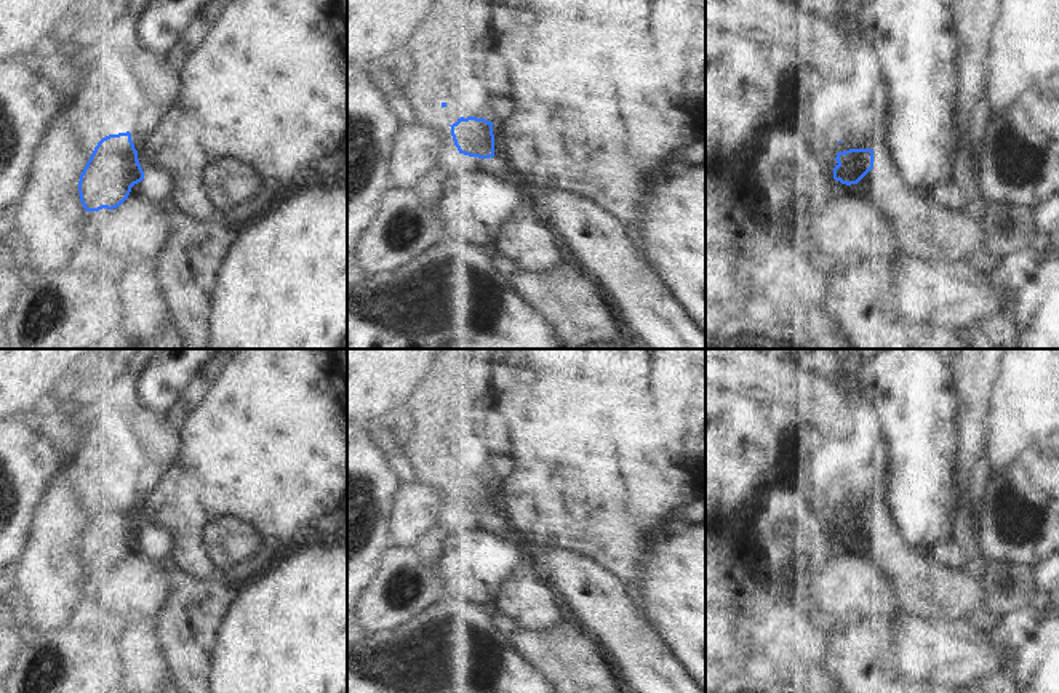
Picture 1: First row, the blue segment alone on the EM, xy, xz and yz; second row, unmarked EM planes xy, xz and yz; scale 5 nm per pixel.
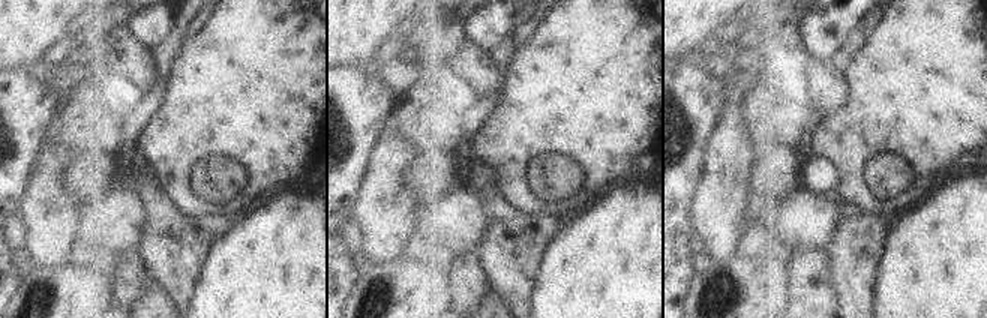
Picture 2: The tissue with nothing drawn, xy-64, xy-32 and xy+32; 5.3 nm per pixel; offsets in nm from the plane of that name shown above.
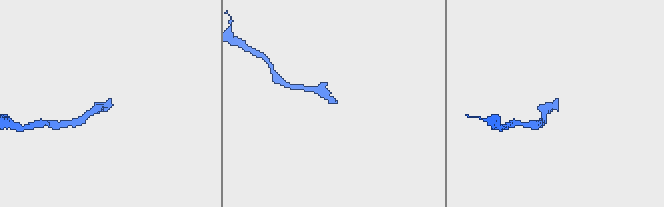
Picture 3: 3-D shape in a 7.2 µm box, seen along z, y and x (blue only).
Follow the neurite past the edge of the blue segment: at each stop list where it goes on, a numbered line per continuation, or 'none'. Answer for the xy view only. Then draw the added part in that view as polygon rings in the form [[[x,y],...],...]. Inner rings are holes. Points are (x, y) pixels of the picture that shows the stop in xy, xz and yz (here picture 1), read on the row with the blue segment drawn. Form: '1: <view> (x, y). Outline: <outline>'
none

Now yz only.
1: yz (936, 229). Outline: [[[877,150],[873,168],[857,184],[888,222],[897,250],[926,261],[984,261],[974,203],[912,192]]]

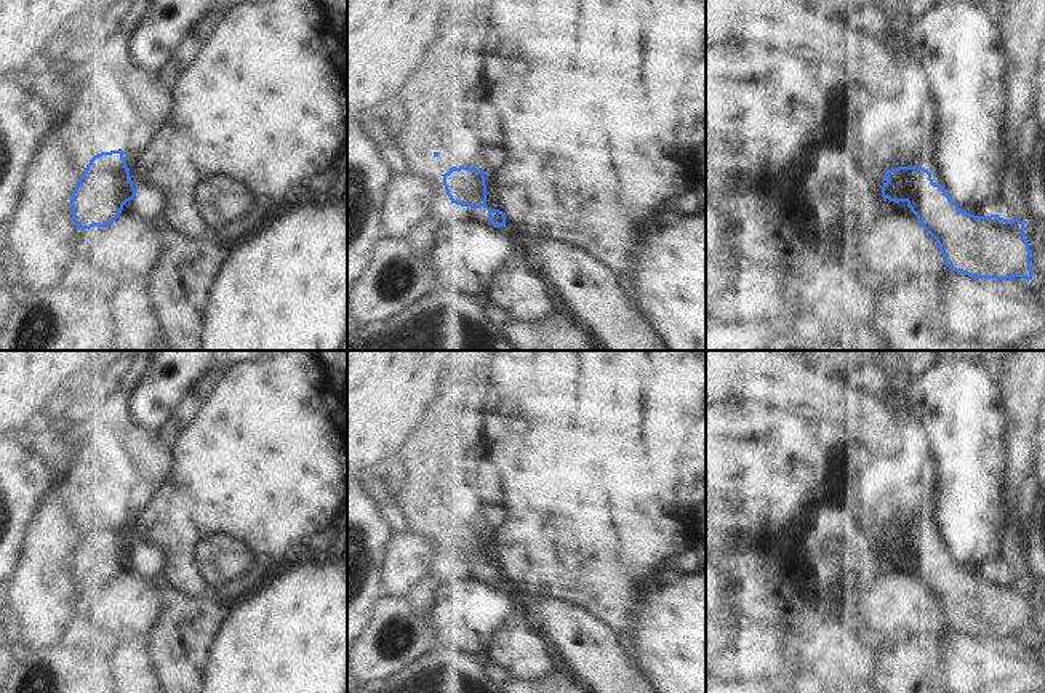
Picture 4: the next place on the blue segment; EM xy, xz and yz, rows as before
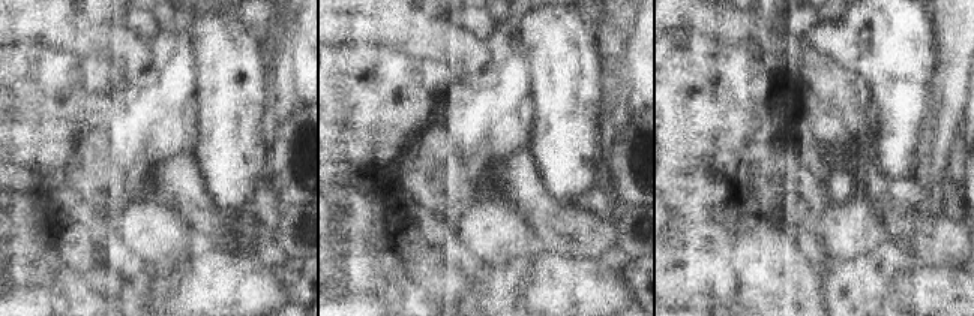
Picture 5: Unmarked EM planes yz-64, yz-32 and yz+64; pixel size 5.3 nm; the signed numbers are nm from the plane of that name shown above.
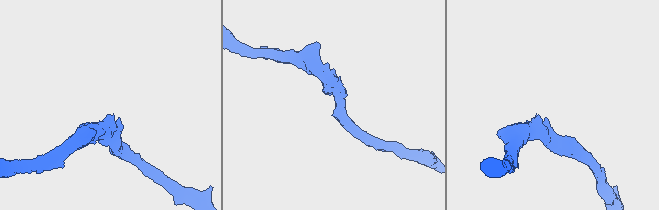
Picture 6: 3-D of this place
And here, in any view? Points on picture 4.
none

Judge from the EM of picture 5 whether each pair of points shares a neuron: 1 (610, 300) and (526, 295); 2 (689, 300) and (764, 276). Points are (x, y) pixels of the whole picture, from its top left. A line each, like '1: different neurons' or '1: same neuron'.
1: same neuron
2: same neuron

